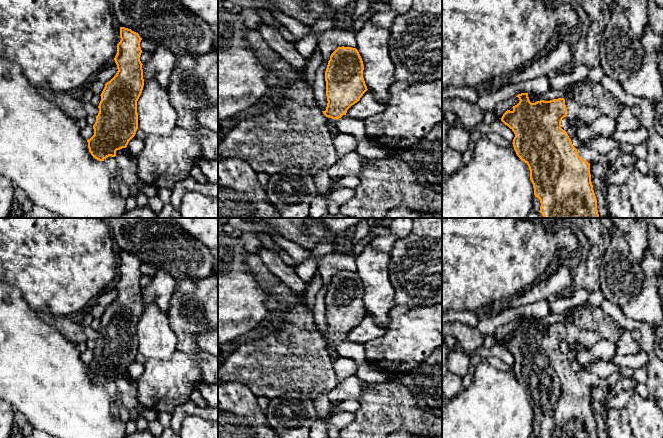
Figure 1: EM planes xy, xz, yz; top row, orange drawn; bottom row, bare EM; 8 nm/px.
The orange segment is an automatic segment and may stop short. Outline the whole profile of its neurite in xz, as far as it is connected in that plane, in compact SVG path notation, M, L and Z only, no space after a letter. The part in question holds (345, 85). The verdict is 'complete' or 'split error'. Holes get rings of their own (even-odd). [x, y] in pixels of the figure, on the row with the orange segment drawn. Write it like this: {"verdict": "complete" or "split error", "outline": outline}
{"verdict": "split error", "outline": "M338 47L330 56L325 71L327 107L323 114L327 117L326 125L332 125L338 132L336 122L347 110L357 103L368 90L363 78L364 65L356 48Z"}

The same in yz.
{"verdict": "split error", "outline": "M528 93L516 97L519 103L512 107L512 111L507 110L501 121L514 132L514 150L529 167L534 195L541 203L539 212L544 218L600 218L591 182L590 163L579 156L567 132L561 128L564 117L569 121L580 119L586 127L590 126L602 115L600 110L580 105L573 99L558 98L531 103Z"}

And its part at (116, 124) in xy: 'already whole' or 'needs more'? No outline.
already whole

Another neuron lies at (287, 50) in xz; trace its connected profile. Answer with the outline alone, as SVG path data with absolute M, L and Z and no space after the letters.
M264 24L259 26L258 31L268 45L289 63L291 67L299 70L306 69L308 59L300 55L295 45L286 41L276 28Z

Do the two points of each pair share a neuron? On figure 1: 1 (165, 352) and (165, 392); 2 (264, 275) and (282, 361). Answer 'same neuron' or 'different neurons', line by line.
1: different neurons
2: same neuron

